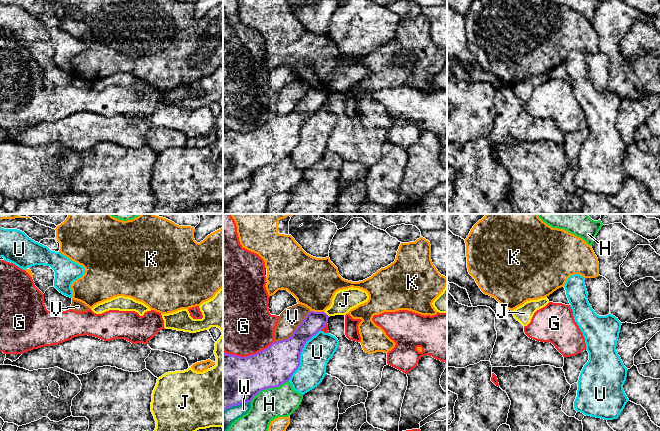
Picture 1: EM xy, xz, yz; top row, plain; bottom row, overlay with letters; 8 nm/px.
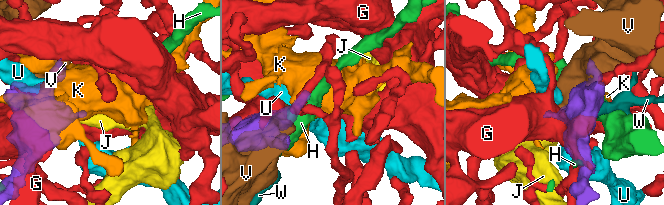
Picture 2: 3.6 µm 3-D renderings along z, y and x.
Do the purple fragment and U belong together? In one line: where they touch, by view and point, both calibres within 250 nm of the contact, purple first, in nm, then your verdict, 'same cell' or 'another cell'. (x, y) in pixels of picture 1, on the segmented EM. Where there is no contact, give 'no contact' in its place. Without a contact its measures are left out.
meets purple in xz at (300, 354); 320 nm thick on the purple side, 240 nm on the other; another cell

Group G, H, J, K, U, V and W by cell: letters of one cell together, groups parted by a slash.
G W / H / J / K / U / V

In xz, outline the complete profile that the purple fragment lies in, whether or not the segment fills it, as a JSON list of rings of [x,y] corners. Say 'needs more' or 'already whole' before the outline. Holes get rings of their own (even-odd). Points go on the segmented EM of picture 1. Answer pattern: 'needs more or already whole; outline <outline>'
already whole; outline [[[310,311],[288,339],[273,342],[266,349],[247,357],[223,354],[223,412],[233,406],[251,402],[262,390],[276,388],[290,380],[300,365],[300,355],[306,342],[321,331],[329,316]]]

